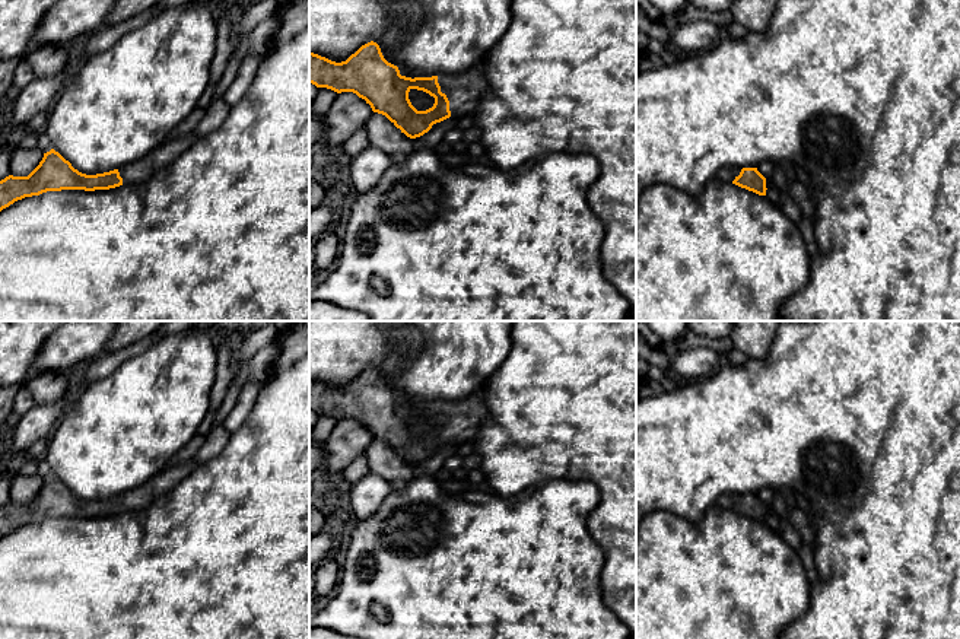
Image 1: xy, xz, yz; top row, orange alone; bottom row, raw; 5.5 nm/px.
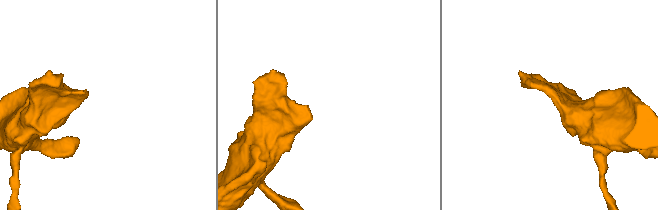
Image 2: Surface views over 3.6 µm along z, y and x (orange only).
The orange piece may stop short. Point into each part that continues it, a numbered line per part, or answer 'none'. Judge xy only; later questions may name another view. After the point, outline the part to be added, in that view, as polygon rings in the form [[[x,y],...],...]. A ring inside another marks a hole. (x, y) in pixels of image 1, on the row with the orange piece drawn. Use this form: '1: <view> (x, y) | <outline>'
1: xy (158, 159) | [[[194,131],[184,137],[171,137],[152,149],[143,159],[120,168],[118,172],[123,178],[123,185],[140,184],[165,171],[196,140]]]

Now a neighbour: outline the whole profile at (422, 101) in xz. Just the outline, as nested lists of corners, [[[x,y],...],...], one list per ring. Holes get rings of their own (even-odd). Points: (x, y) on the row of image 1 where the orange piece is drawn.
[[[410,89],[409,99],[417,111],[426,111],[433,106],[435,98],[417,89]]]

